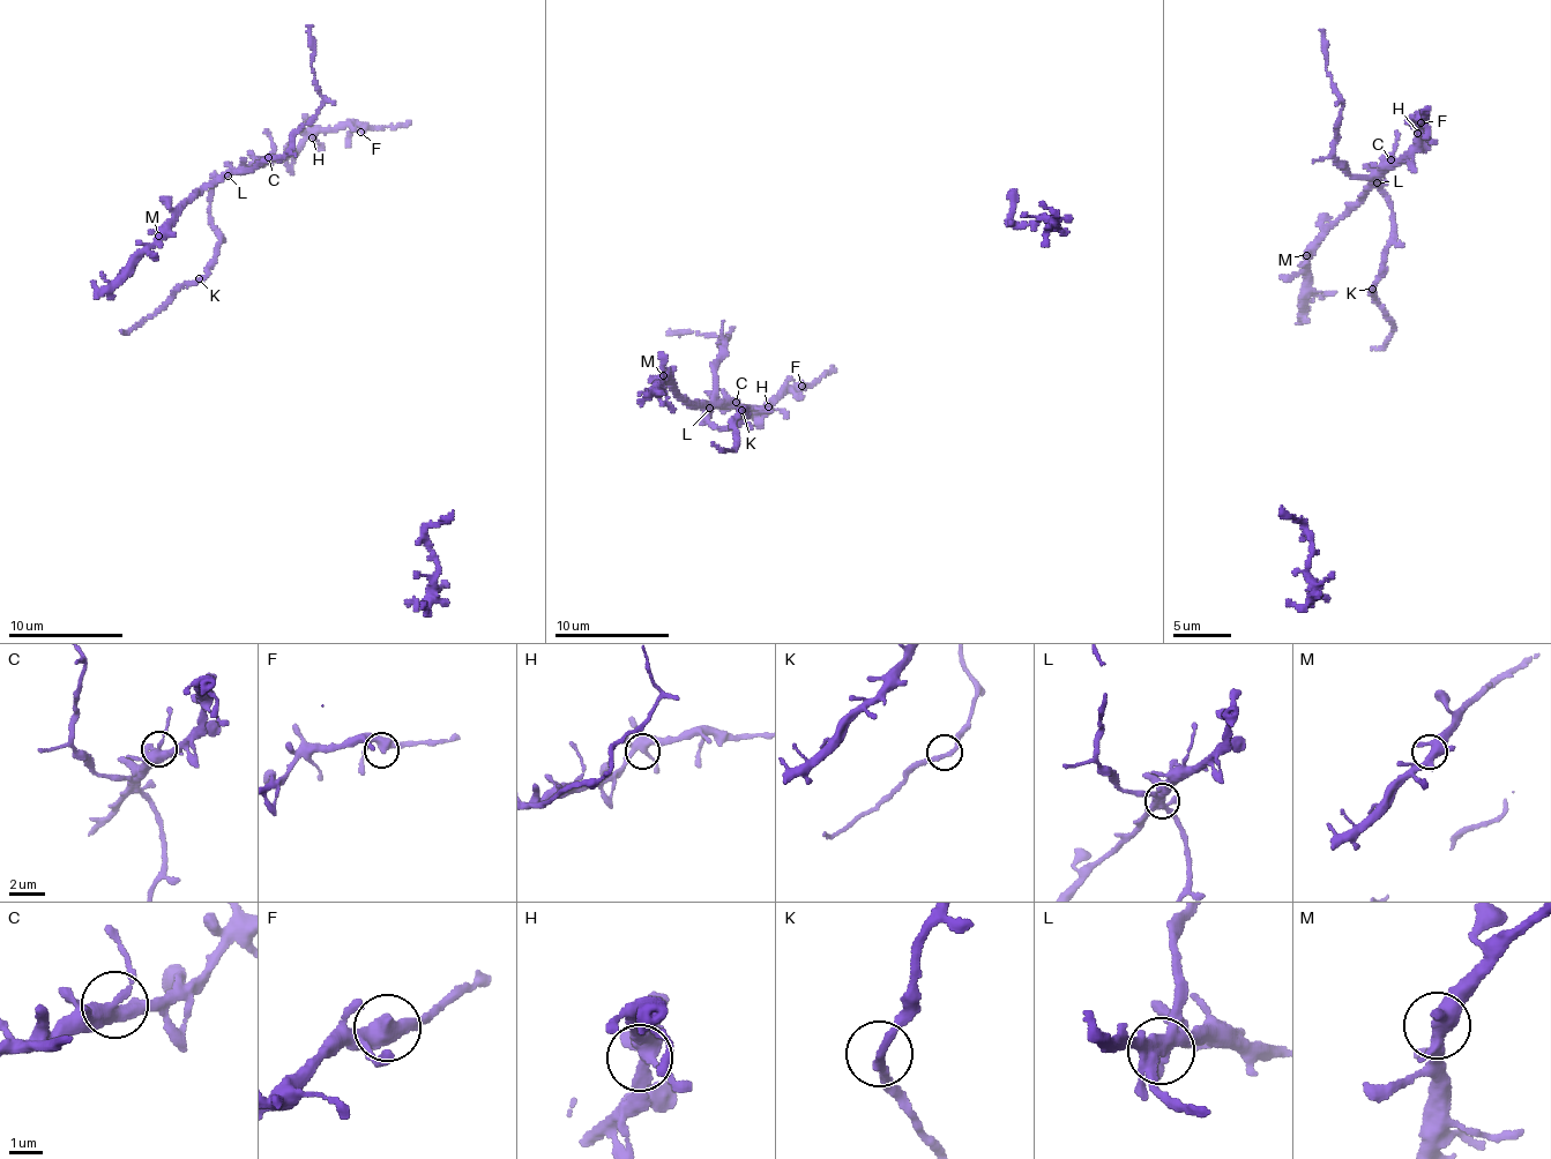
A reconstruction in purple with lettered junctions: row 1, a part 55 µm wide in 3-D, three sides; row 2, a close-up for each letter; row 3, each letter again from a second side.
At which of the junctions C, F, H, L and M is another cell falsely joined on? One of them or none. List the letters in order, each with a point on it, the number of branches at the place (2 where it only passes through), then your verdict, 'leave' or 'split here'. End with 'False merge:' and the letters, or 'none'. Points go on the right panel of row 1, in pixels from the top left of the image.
C: place (1391, 159); branches 4; leave
F: place (1421, 122); branches 2; leave
H: place (1417, 133); branches 5; leave
L: place (1377, 182); branches 5; leave
M: place (1306, 255); branches 5; leave
False merge: none

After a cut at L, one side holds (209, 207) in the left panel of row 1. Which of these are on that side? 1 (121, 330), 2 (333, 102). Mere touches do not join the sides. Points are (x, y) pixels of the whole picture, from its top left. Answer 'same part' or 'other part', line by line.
1: same part
2: same part

